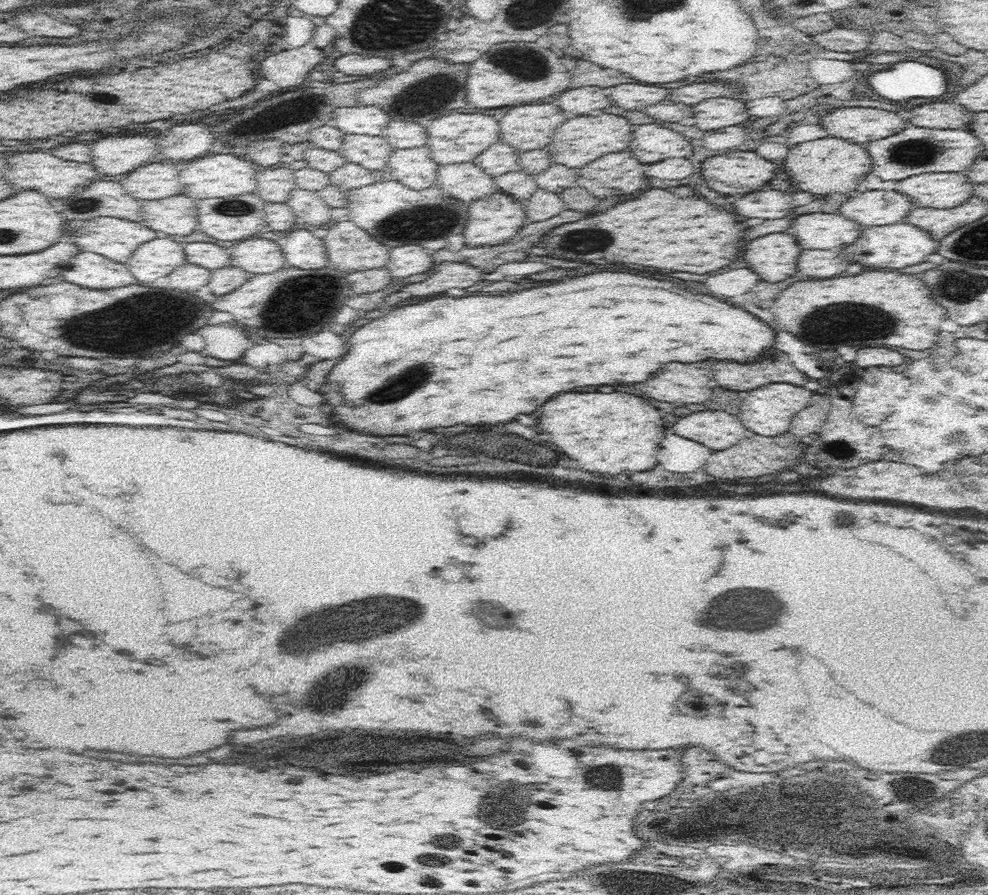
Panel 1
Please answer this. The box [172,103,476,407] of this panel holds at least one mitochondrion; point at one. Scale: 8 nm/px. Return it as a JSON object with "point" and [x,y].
{"point":[297,305]}

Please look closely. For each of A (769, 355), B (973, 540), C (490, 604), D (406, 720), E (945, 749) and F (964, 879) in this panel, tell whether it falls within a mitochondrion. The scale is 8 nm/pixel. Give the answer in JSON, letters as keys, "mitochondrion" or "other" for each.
{"A":"other","B":"other","C":"mitochondrion","D":"other","E":"mitochondrion","F":"other"}

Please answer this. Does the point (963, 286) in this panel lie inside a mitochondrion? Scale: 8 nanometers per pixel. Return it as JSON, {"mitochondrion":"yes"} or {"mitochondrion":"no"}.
{"mitochondrion":"yes"}

